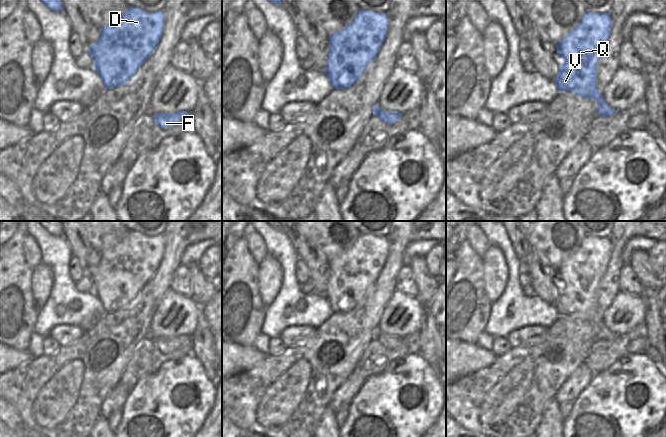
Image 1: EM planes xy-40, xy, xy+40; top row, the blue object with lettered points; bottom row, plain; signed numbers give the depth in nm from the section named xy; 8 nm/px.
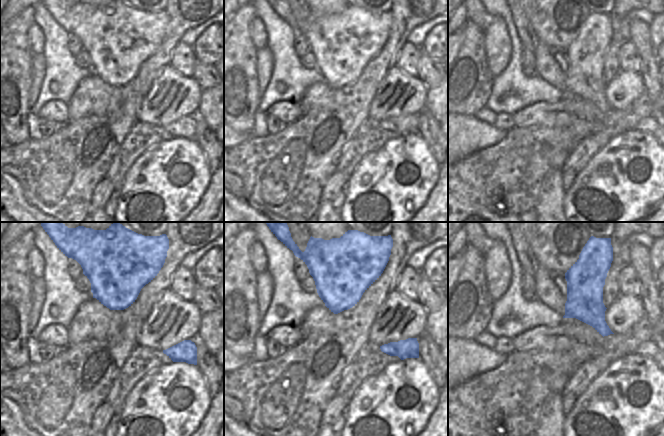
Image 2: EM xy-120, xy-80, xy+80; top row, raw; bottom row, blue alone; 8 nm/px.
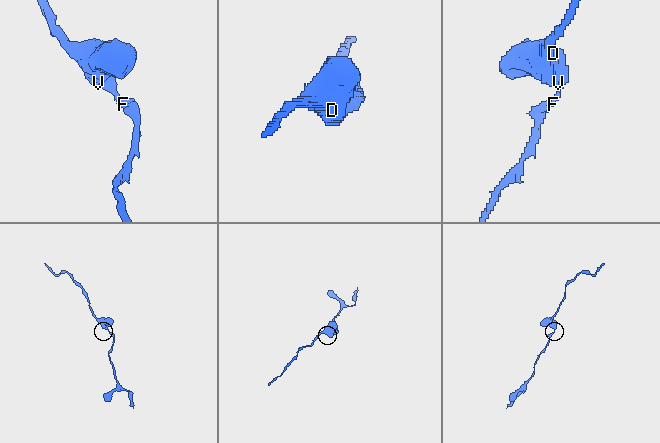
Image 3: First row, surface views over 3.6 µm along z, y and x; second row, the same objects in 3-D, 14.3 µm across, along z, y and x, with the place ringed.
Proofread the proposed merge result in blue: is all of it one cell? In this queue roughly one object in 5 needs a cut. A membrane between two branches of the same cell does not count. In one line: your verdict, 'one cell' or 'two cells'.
one cell

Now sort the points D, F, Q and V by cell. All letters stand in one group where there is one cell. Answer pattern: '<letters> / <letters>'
D F Q V

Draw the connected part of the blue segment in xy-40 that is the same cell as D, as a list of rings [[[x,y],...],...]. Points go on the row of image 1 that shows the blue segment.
[[[129,7],[116,21],[101,28],[99,40],[89,48],[95,70],[107,89],[127,83],[157,48],[165,28],[163,11],[148,13]]]

